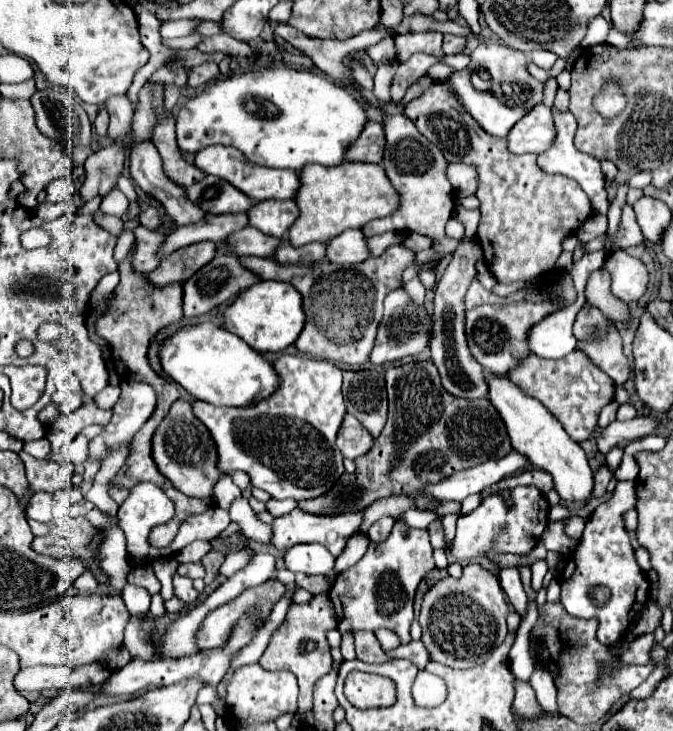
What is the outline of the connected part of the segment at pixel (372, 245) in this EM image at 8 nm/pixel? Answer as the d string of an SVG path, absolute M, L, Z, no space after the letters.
M384 232L384 234L378 234L378 236L370 236L366 240L366 246L368 246L370 256L380 256L388 246L398 244L398 242L400 242L400 234L396 234L396 232Z

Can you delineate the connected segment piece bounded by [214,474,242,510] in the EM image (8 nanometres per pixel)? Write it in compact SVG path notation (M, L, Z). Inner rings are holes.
M224 474L224 476L214 484L214 500L216 500L216 506L220 506L220 508L224 508L224 510L228 510L230 502L232 502L236 496L240 496L240 494L242 494L240 488L234 486L234 482L230 480L228 474Z

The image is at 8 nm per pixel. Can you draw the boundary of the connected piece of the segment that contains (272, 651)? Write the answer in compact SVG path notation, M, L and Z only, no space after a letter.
M318 594L310 604L292 604L286 622L274 630L268 648L260 658L264 670L288 670L298 678L298 712L306 712L313 707L314 685L332 668L330 646L326 642L326 630L336 628L338 618L328 594Z

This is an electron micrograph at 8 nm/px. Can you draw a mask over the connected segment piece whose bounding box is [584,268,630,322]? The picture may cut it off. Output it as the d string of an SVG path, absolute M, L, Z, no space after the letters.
M598 268L594 272L590 272L588 280L586 280L586 288L584 288L584 296L598 308L604 310L606 316L610 316L612 320L620 320L626 322L630 318L630 306L624 306L624 302L620 302L612 292L610 292L610 274L604 268Z

